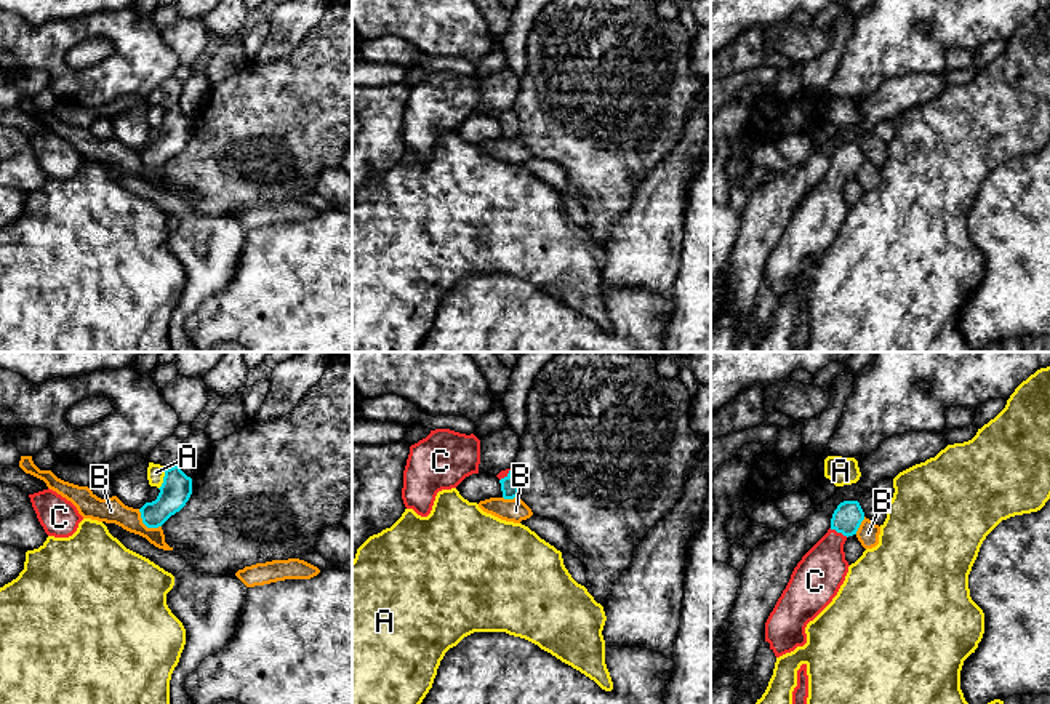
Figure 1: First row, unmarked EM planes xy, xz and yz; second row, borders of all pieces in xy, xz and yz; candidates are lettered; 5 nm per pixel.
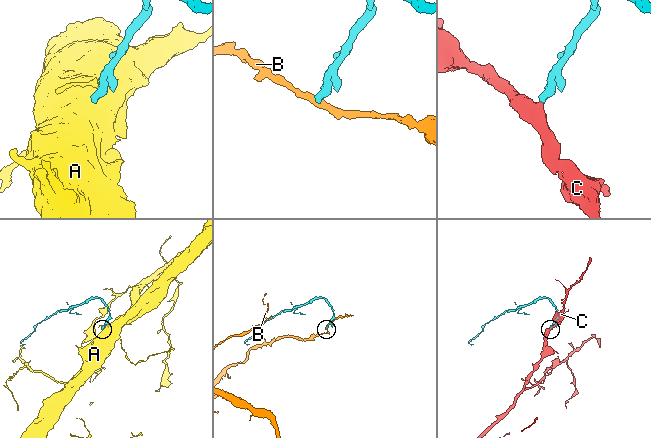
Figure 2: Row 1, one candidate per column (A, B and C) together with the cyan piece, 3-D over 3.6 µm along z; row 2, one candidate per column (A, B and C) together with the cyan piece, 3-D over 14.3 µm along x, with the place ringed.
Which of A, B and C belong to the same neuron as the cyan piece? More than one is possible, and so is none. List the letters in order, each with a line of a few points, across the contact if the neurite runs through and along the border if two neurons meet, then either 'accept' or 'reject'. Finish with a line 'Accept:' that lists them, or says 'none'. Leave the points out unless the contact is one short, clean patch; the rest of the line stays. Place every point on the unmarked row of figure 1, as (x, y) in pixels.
A: reject
B: xy (138, 151), (148, 168), (160, 168) | reject
C: yz (847, 159), (839, 173), (818, 218) | accept
Accept: C

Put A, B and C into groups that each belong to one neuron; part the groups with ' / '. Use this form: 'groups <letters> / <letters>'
groups A / B / C

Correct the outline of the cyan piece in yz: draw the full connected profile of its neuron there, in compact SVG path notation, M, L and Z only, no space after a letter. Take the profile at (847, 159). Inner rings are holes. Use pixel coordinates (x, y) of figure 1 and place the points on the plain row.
M844 142L828 174L802 198L765 264L765 283L776 299L807 285L805 269L837 237L848 214L844 186L856 176L864 154L858 142Z

